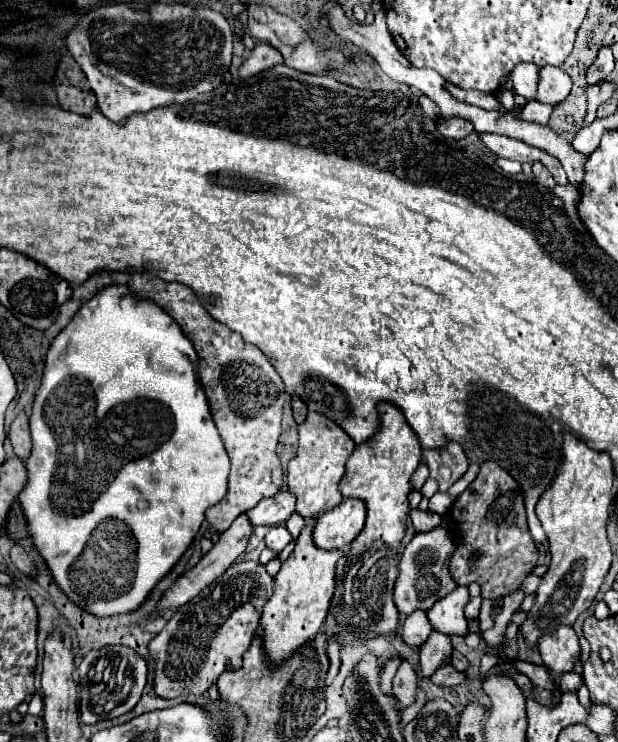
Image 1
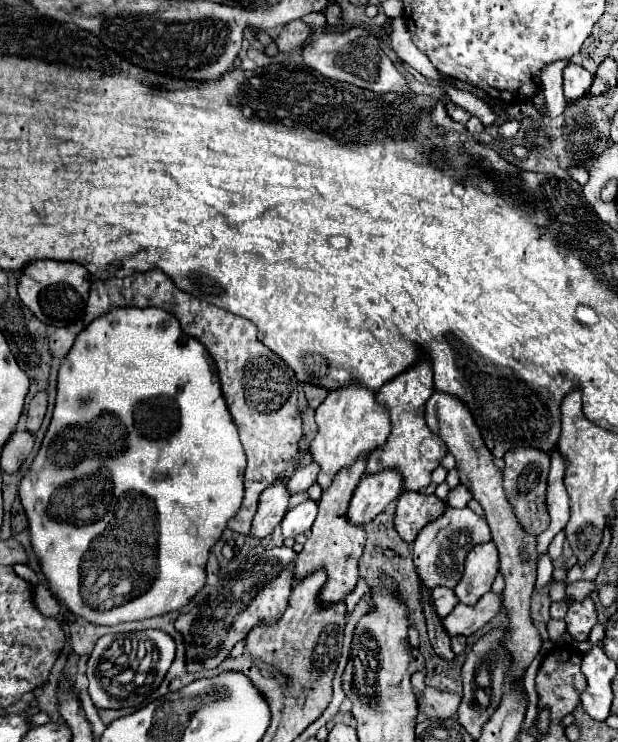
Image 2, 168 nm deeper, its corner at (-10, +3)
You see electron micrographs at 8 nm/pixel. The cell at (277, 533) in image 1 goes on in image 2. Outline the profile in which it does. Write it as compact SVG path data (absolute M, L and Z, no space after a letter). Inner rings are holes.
M306 499L304 503L290 509L280 523L284 537L296 537L300 533L306 533L316 519L316 511L318 511L318 503L310 501L310 499Z

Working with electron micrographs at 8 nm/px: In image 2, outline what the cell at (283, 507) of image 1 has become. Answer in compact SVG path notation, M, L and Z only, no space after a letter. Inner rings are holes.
M308 463L306 467L300 467L288 483L290 495L296 495L296 493L302 493L302 491L310 489L316 481L316 475L318 475L318 467L314 467L314 463Z

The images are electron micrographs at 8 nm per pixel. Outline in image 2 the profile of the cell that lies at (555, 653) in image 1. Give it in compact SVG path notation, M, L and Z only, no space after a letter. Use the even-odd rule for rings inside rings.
M582 599L582 601L574 601L568 607L568 613L564 617L566 621L566 633L576 639L576 641L586 641L590 635L590 629L596 625L596 609L592 599Z

